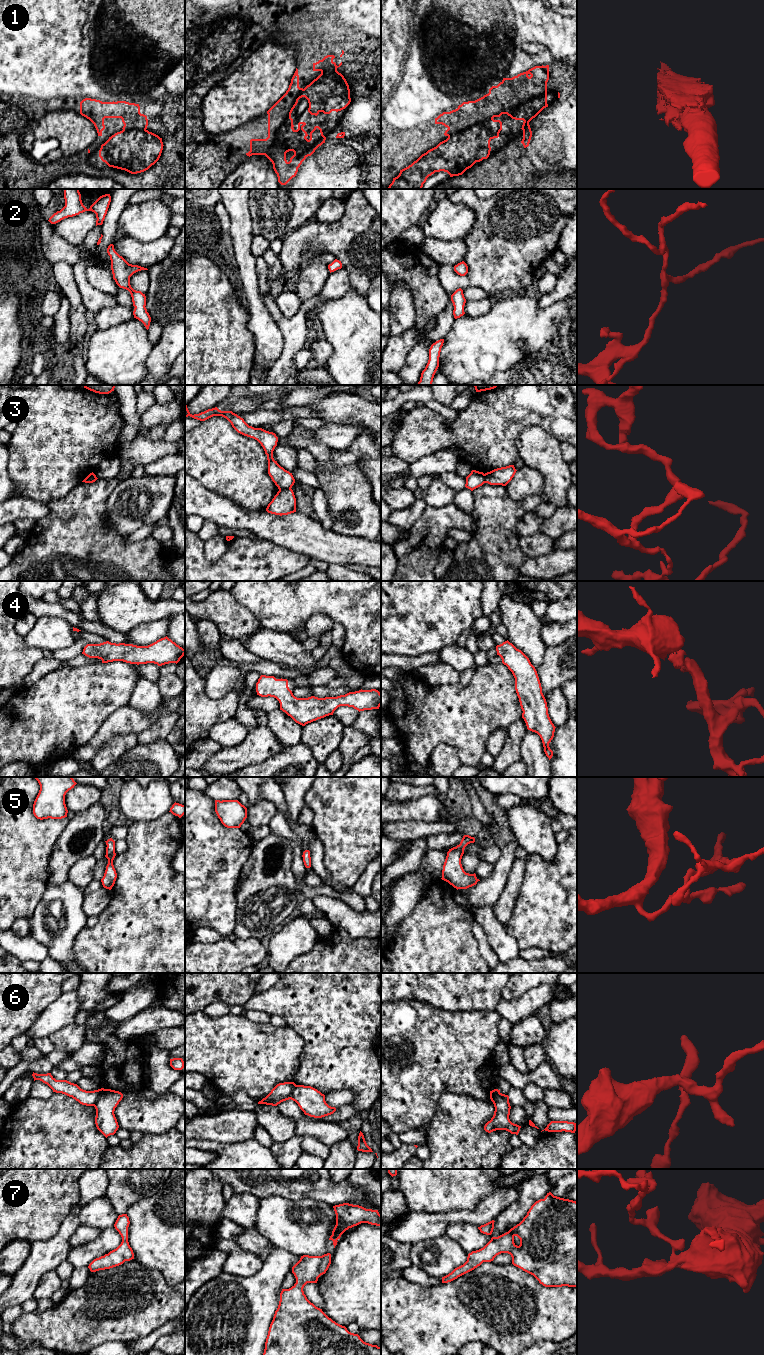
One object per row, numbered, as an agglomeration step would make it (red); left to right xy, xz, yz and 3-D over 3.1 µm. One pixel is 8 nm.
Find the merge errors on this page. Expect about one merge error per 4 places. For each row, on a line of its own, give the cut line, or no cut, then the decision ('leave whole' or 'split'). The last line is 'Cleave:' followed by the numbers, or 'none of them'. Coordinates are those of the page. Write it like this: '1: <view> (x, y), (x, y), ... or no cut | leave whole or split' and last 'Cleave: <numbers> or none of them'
1: no cut | leave whole
2: no cut | leave whole
3: xz (290, 488), (279, 490) | split
4: no cut | leave whole
5: no cut | leave whole
6: xy (101, 1089), (100, 1095), (93, 1105) | split
7: no cut | leave whole
Cleave: 3, 6

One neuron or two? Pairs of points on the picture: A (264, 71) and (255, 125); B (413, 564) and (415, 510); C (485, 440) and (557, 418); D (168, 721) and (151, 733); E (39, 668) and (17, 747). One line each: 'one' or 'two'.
A: two
B: two
C: one
D: one
E: two

